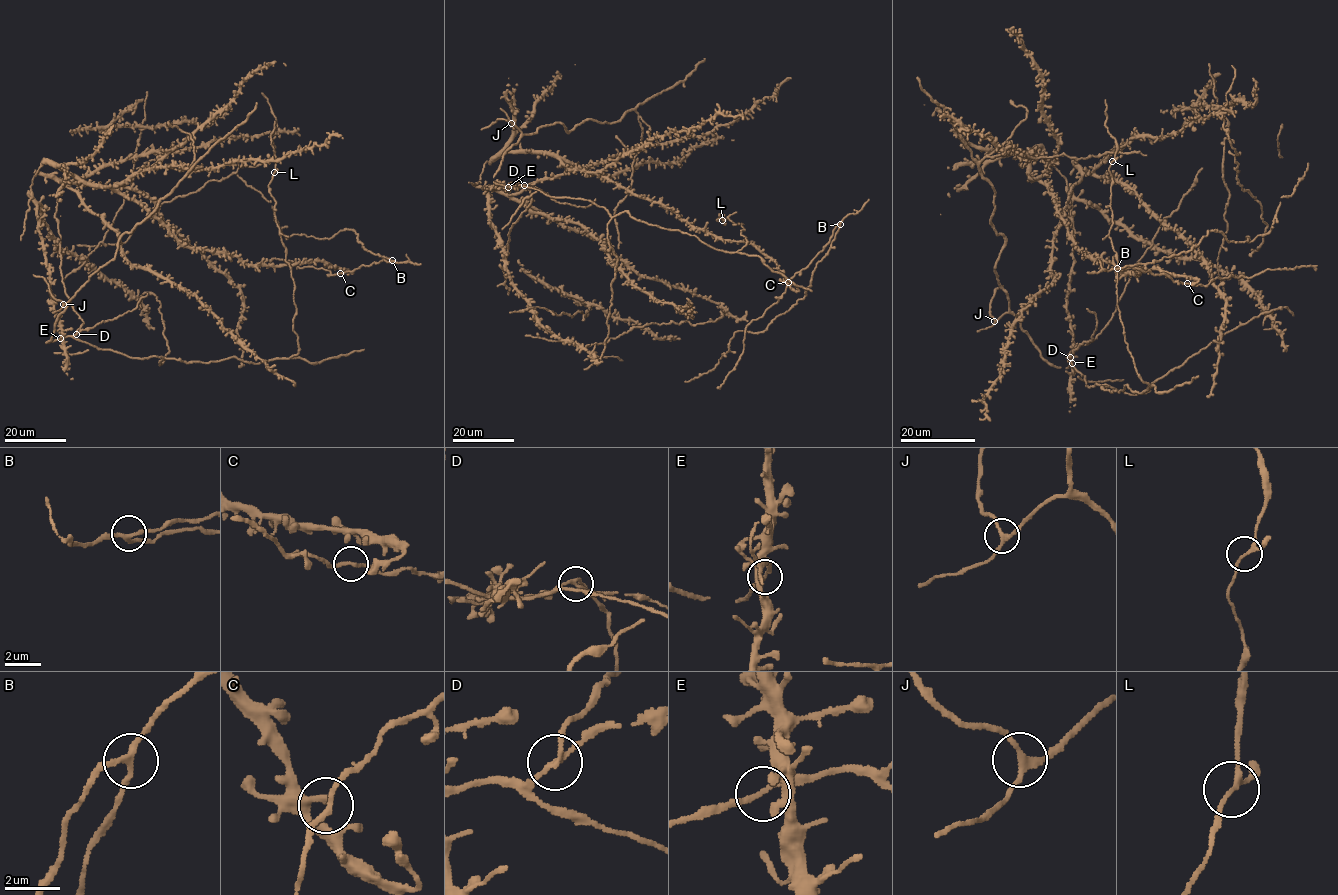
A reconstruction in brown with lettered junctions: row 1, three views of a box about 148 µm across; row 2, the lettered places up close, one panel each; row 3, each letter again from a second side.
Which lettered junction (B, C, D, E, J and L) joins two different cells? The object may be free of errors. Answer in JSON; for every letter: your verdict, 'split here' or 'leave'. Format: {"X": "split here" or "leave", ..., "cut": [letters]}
{"B": "leave", "C": "leave", "D": "split here", "E": "leave", "J": "leave", "L": "leave", "cut": ["D"]}

